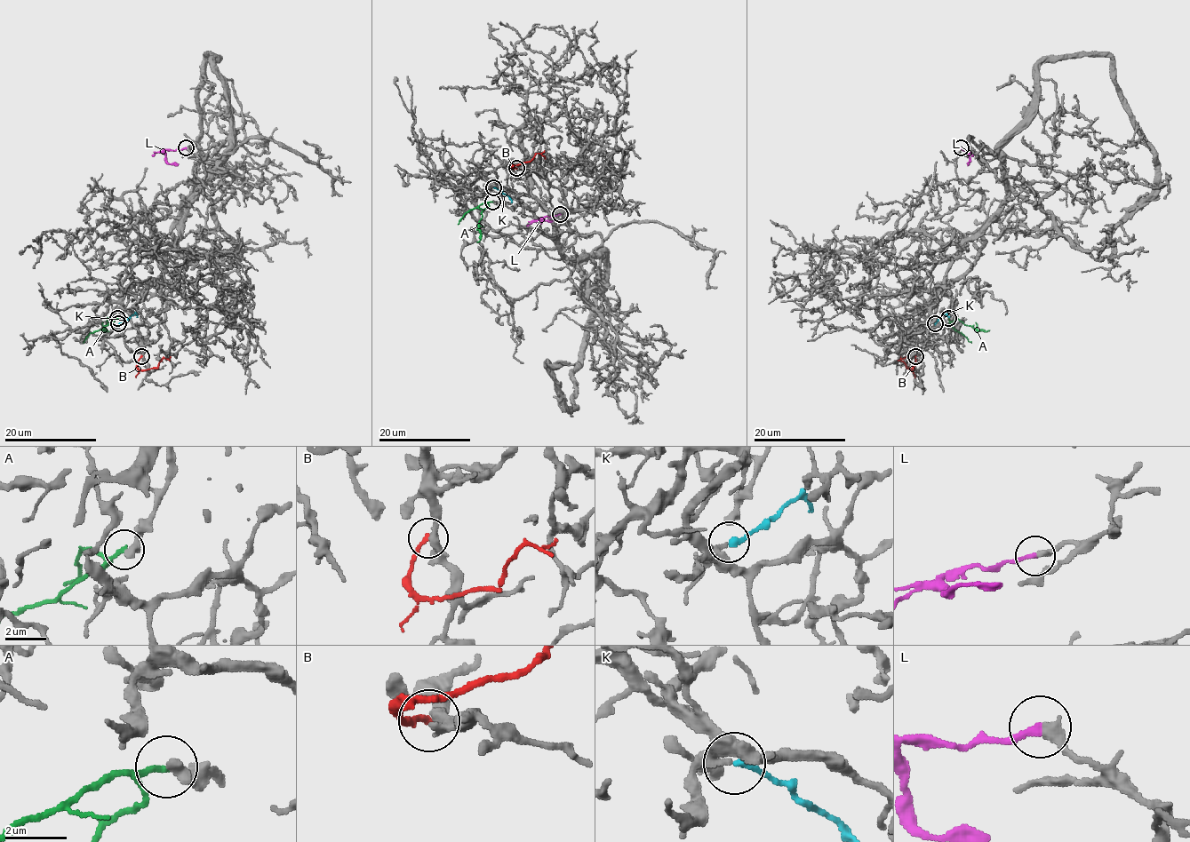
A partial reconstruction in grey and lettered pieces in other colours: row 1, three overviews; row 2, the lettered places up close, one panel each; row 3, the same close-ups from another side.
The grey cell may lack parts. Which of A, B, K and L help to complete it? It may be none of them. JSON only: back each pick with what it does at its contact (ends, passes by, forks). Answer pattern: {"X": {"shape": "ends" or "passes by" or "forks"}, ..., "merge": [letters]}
{"K": {"shape": "ends"}, "L": {"shape": "ends"}, "merge": ["K", "L"]}

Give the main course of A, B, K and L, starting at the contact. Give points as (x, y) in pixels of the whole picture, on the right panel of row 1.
A: (948, 318), (950, 321), (956, 318), (968, 326), (989, 330)
B: (915, 356), (913, 369), (900, 359), (906, 356)
K: (934, 323), (944, 314), (949, 316)
L: (961, 147), (970, 161), (968, 164)

